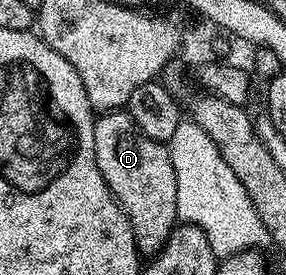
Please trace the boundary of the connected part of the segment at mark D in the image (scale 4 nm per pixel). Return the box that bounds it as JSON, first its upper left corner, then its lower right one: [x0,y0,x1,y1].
[93,109,177,256]

